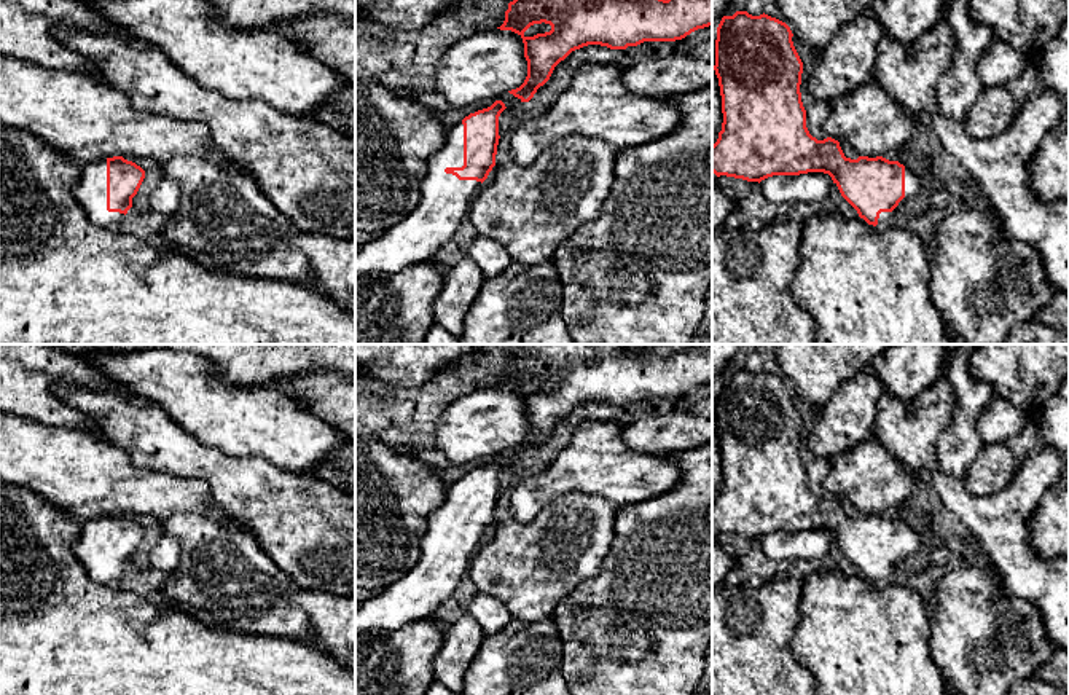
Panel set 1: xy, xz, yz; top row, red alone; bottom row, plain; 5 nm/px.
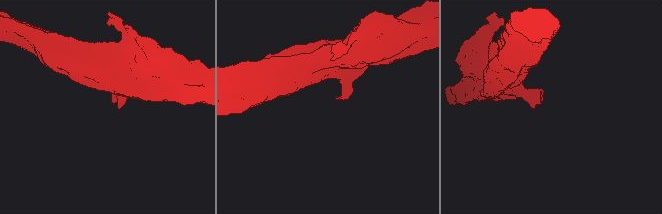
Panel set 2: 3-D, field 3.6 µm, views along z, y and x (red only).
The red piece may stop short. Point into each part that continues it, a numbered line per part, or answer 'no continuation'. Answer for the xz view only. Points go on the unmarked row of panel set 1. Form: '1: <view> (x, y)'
1: xz (443, 563)

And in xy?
1: xy (91, 547)

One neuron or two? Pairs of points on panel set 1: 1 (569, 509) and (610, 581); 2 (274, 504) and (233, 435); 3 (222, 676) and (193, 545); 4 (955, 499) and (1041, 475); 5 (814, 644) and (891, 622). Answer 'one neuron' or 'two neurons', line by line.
1: two neurons
2: two neurons
3: two neurons
4: one neuron
5: one neuron

